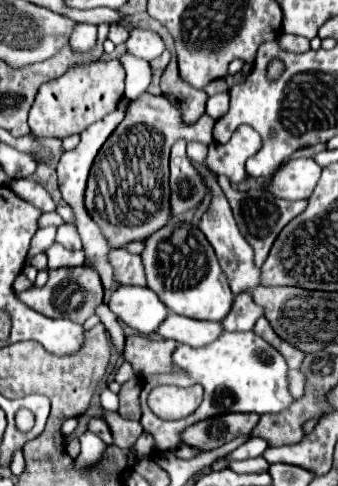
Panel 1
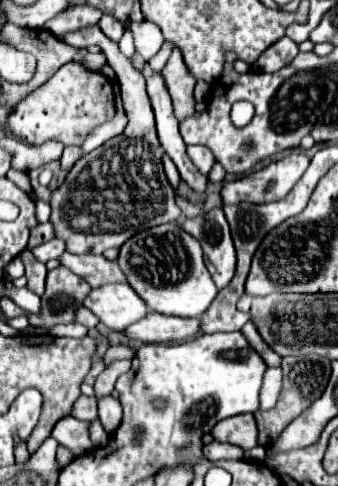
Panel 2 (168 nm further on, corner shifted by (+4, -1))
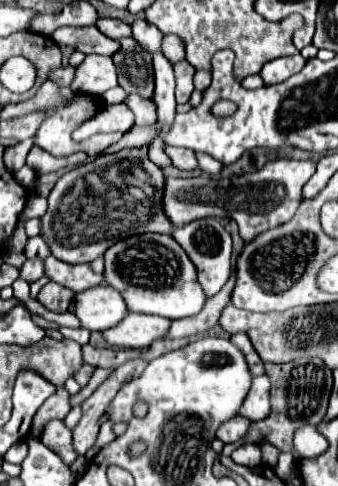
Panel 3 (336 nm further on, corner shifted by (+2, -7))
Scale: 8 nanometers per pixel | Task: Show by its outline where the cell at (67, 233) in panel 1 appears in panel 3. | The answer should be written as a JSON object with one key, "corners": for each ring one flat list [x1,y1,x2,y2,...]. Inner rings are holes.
{"corners":[[34,257,34,259,26,259,26,263,20,269,20,277,30,281,38,281,44,275,44,259]]}

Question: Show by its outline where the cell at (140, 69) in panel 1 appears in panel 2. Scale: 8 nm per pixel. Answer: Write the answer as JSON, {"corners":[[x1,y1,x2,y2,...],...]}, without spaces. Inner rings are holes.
{"corners":[[126,19,126,25,124,25,124,35,122,35,122,39,120,39,120,51,130,59,132,57,132,53,134,53,134,39,132,39,132,31,128,29,128,23,130,23,130,19]]}

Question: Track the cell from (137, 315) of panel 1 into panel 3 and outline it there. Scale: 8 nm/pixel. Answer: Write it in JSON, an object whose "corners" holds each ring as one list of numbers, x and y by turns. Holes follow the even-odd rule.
{"corners":[[98,285,76,293,70,311,80,319,82,327,90,331,106,331,116,327,128,315,124,297,110,285]]}

